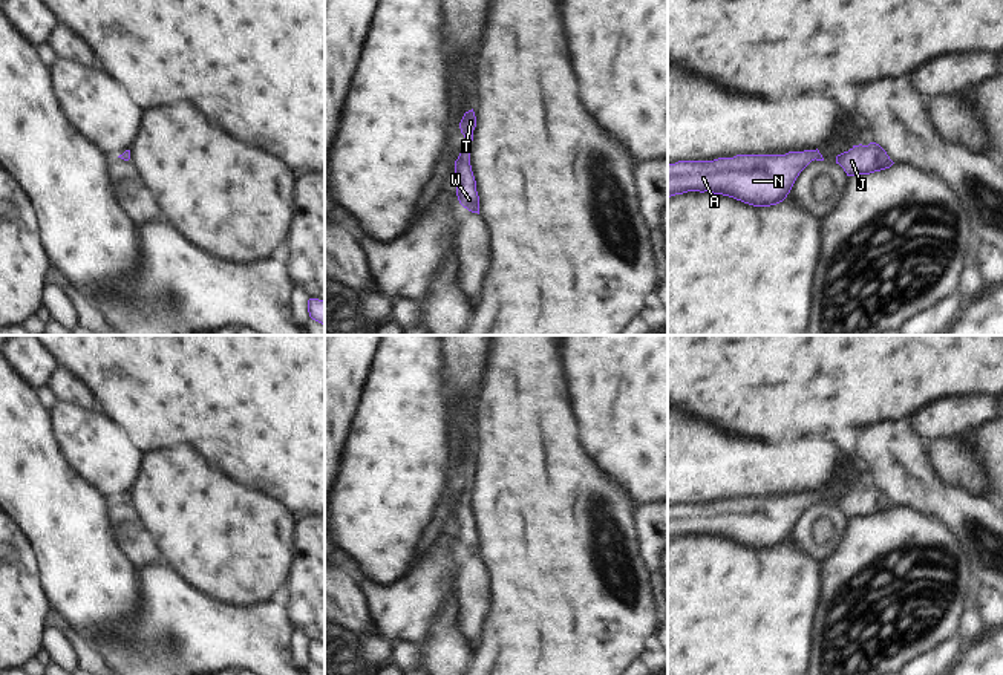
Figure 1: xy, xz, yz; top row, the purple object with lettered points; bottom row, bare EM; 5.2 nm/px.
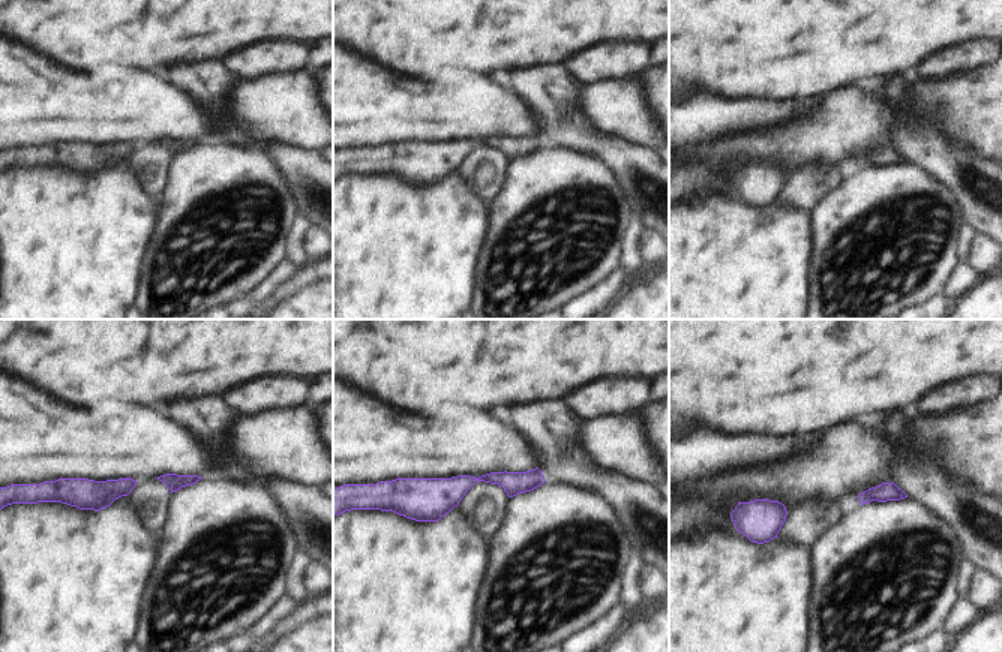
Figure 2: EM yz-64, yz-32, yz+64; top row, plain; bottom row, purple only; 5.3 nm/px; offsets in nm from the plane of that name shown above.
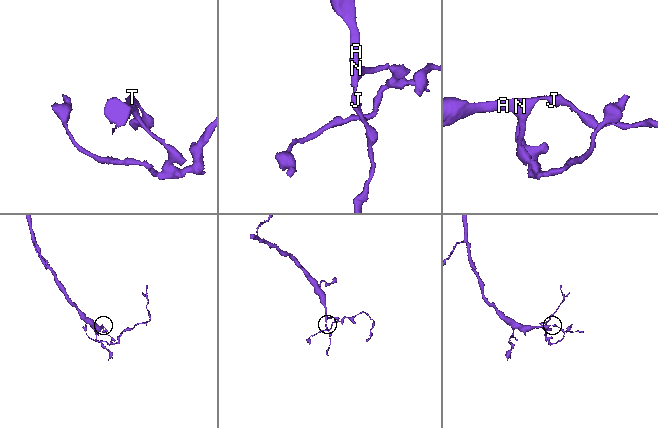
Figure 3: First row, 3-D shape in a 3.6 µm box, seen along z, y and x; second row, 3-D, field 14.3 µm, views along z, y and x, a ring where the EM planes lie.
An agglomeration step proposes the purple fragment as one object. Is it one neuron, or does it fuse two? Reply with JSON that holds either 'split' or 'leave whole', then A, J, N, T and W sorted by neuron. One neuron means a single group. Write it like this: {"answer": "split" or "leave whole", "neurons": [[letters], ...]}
{"answer": "leave whole", "neurons": [["A", "J", "N", "T", "W"]]}

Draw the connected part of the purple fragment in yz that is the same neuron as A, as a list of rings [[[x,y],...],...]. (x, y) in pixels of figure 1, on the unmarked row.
[[[818,491],[786,497],[678,504],[668,507],[668,540],[709,534],[753,549],[776,548],[787,540],[799,516],[815,502],[824,504]]]

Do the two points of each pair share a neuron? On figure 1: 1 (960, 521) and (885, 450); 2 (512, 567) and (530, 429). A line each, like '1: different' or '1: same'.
1: same
2: same

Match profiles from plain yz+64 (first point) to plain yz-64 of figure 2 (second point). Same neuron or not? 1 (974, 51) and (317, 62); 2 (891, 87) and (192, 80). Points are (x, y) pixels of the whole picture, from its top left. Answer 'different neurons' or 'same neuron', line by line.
1: different neurons
2: same neuron

